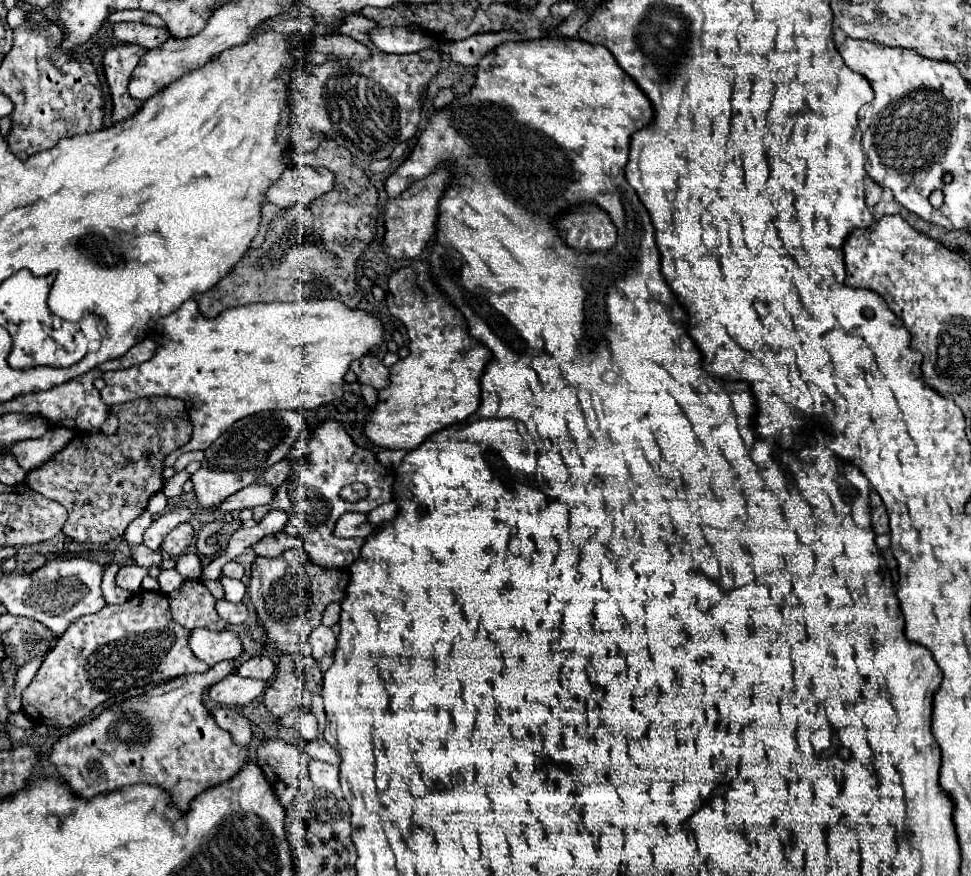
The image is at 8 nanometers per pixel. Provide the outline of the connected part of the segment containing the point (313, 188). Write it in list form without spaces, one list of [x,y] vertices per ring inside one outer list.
[[[286,168],[282,176],[266,190],[266,200],[278,208],[308,204],[308,200],[330,192],[332,184],[334,176],[326,168]]]

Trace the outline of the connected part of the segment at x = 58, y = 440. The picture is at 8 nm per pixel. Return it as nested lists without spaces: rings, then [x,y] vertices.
[[[58,426],[58,428],[54,428],[54,432],[48,432],[42,438],[14,442],[12,446],[6,448],[6,452],[16,458],[20,468],[30,472],[32,468],[42,466],[46,460],[50,460],[54,454],[58,454],[74,436],[76,436],[74,430]]]

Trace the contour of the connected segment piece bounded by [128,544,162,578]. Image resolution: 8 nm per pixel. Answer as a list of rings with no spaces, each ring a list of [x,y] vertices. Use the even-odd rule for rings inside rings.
[[[138,544],[138,546],[128,546],[130,548],[130,554],[134,558],[134,562],[138,566],[144,566],[148,568],[148,575],[152,578],[158,578],[160,570],[158,570],[158,564],[162,560],[162,550],[148,550],[144,544]]]

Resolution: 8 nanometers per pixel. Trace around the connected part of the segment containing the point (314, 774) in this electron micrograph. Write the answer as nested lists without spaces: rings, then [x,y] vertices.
[[[310,760],[310,780],[318,788],[326,788],[330,792],[336,792],[340,788],[340,778],[338,778],[338,768],[320,762],[320,760]]]

